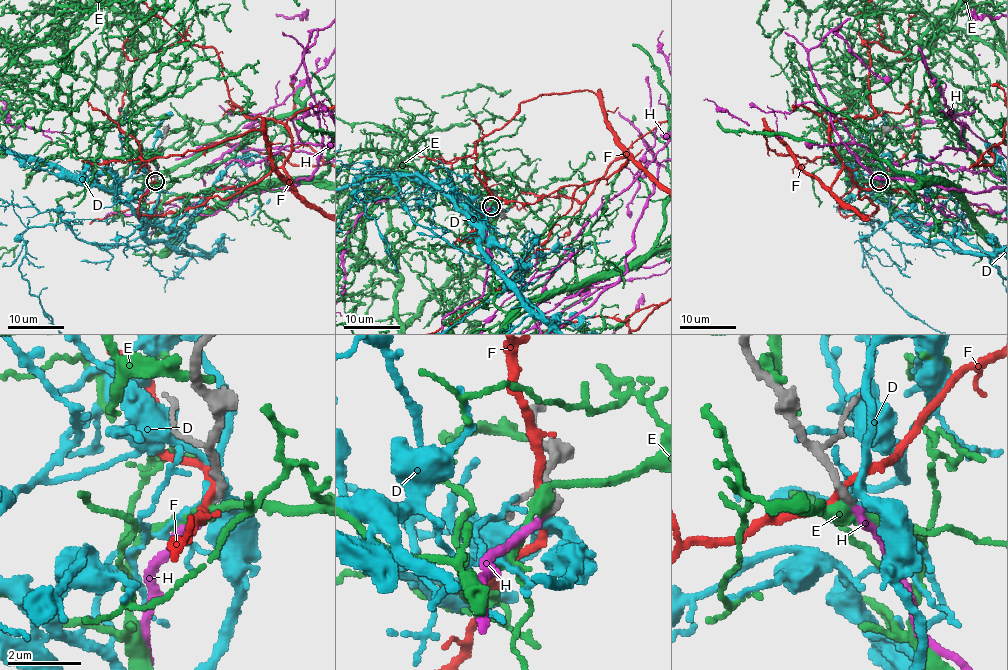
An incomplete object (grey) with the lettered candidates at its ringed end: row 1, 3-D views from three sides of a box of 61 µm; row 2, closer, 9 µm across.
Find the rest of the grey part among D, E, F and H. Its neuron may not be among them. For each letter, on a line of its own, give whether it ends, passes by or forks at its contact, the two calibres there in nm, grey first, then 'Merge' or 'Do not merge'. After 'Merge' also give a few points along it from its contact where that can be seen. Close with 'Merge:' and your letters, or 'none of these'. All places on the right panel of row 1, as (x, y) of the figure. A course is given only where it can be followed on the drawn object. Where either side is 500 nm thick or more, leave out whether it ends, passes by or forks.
D: It forks there. Thickness 240 nm (grey) against 180 nm. Do not merge
E: It passes by. Thickness 240 nm (grey) against 320 nm. Do not merge
F: It passes by. Thickness 260 nm (grey) against 180 nm. Do not merge
H: It ends there. Thickness 220 nm (grey) against 240 nm. Merge
Merge: H

